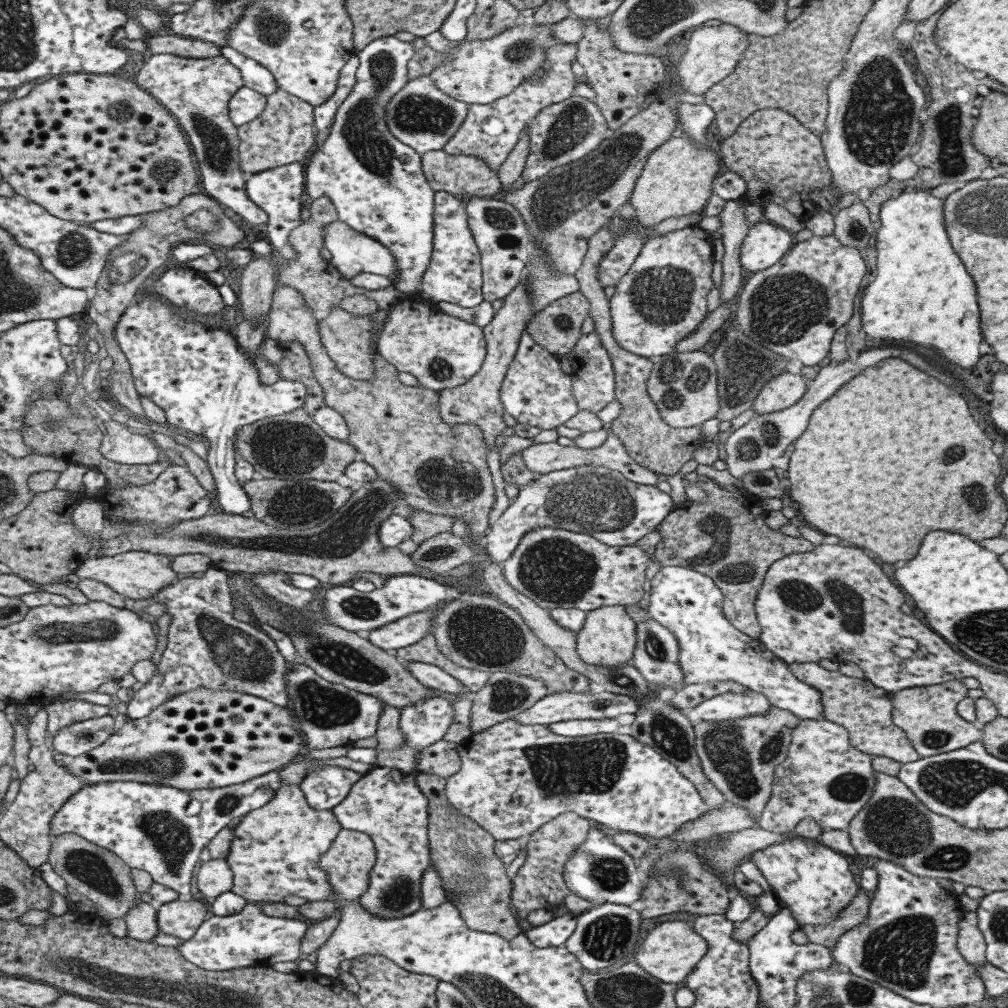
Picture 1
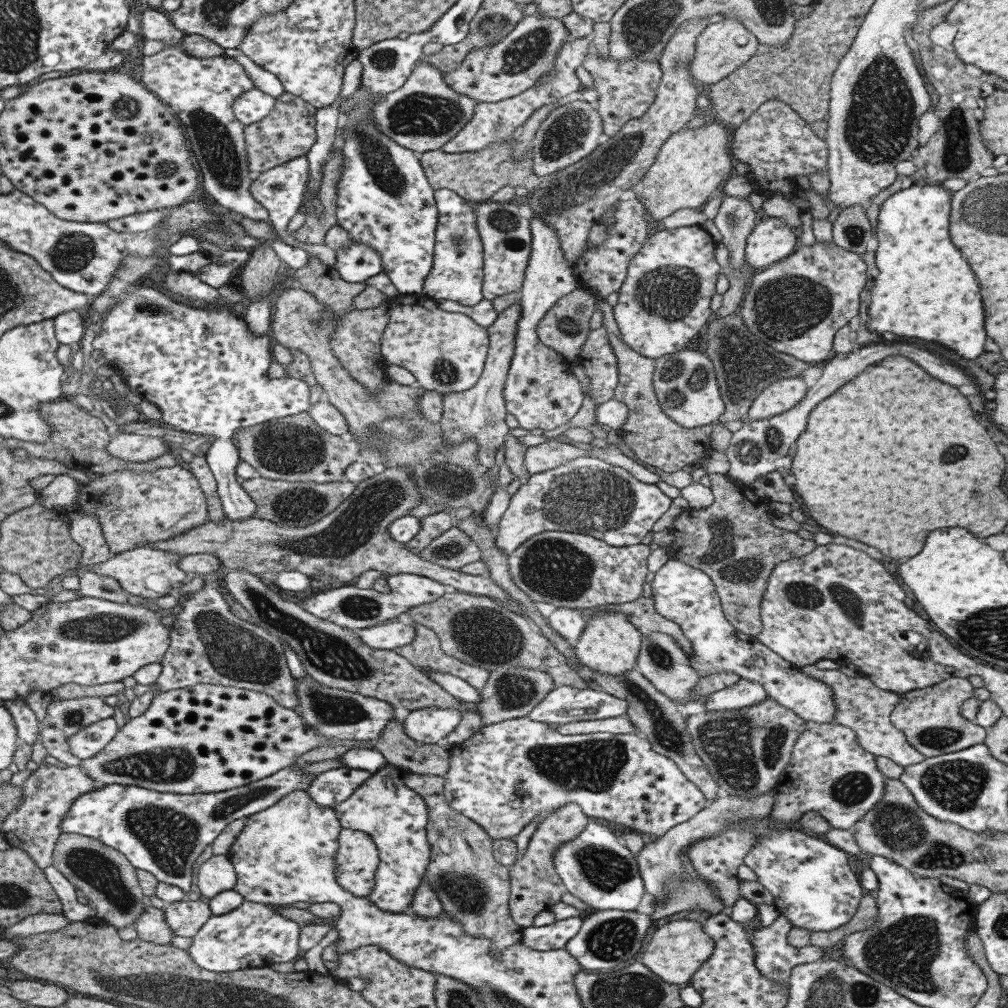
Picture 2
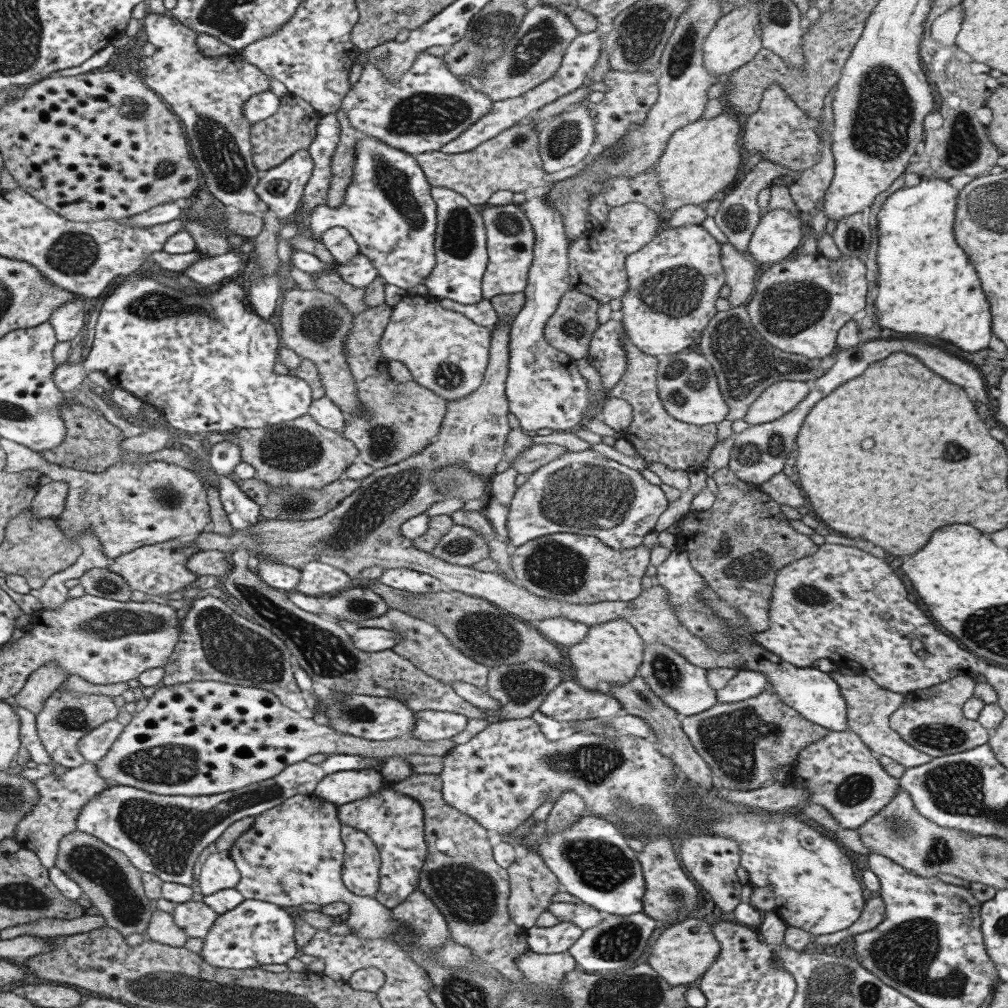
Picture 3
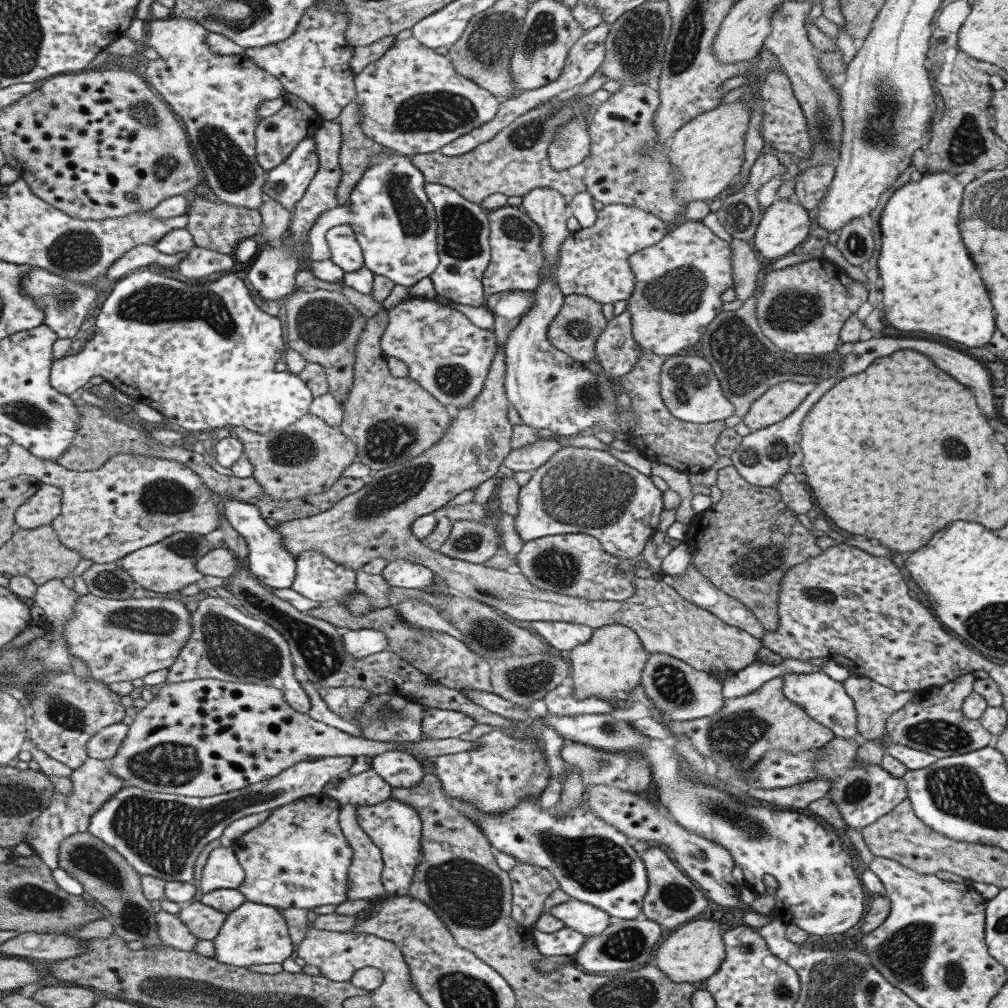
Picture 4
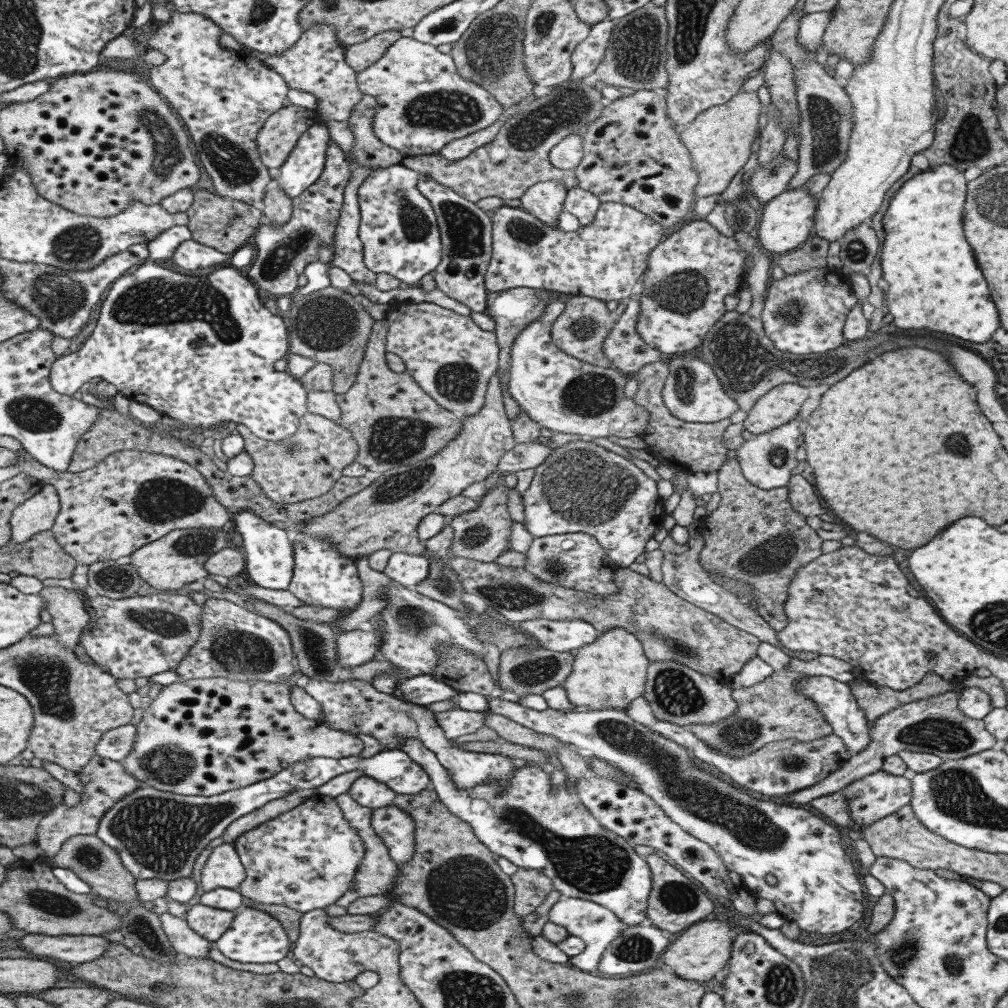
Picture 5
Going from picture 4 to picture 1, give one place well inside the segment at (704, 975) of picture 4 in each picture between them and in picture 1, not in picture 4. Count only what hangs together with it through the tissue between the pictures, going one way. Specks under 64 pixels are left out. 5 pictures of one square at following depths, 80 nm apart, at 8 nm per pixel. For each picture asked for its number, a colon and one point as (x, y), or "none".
1: (670, 950)
2: (676, 949)
3: (681, 953)

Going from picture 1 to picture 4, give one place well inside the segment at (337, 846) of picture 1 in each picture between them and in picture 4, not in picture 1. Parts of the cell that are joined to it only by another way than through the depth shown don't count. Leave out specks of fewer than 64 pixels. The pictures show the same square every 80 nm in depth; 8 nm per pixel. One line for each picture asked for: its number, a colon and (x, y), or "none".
2: (356, 858)
3: (359, 872)
4: (363, 879)

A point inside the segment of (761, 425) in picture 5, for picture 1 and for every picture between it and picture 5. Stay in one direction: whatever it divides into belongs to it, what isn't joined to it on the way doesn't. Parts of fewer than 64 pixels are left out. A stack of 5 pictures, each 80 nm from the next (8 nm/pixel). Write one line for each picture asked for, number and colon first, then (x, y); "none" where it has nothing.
1: (785, 389)
2: (777, 397)
3: (777, 399)
4: (778, 401)

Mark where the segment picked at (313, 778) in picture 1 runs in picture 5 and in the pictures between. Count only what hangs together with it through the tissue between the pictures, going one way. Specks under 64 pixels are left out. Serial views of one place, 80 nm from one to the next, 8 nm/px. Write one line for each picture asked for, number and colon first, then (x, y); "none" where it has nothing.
2: (328, 788)
3: (339, 788)
4: (366, 788)
5: (366, 791)

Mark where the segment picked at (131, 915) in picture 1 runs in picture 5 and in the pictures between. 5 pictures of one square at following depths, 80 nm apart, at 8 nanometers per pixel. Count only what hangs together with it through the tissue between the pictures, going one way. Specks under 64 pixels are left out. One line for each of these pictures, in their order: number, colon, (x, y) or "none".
2: (150, 926)
3: (160, 928)
4: (170, 930)
5: (185, 942)

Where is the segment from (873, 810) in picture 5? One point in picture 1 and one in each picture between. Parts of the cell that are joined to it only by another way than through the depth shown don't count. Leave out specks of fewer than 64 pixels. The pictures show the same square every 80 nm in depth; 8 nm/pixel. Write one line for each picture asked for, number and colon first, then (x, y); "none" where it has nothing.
1: (822, 777)
2: (828, 773)
3: (838, 772)
4: (861, 793)

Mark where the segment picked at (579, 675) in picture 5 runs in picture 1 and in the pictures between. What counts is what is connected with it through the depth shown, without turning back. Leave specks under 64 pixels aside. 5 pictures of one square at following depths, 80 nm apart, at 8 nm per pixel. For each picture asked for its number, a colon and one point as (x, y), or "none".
1: (607, 638)
2: (609, 644)
3: (611, 652)
4: (609, 664)

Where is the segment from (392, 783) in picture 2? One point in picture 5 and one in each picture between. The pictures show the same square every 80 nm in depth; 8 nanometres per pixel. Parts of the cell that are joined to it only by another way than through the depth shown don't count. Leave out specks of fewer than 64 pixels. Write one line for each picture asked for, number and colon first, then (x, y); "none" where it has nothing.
3: (395, 823)
4: (394, 827)
5: (395, 829)

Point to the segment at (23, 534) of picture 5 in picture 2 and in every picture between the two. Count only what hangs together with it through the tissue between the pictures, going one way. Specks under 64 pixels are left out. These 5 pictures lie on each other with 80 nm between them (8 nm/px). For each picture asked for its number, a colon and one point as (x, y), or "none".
2: (61, 493)
3: (48, 502)
4: (41, 508)

